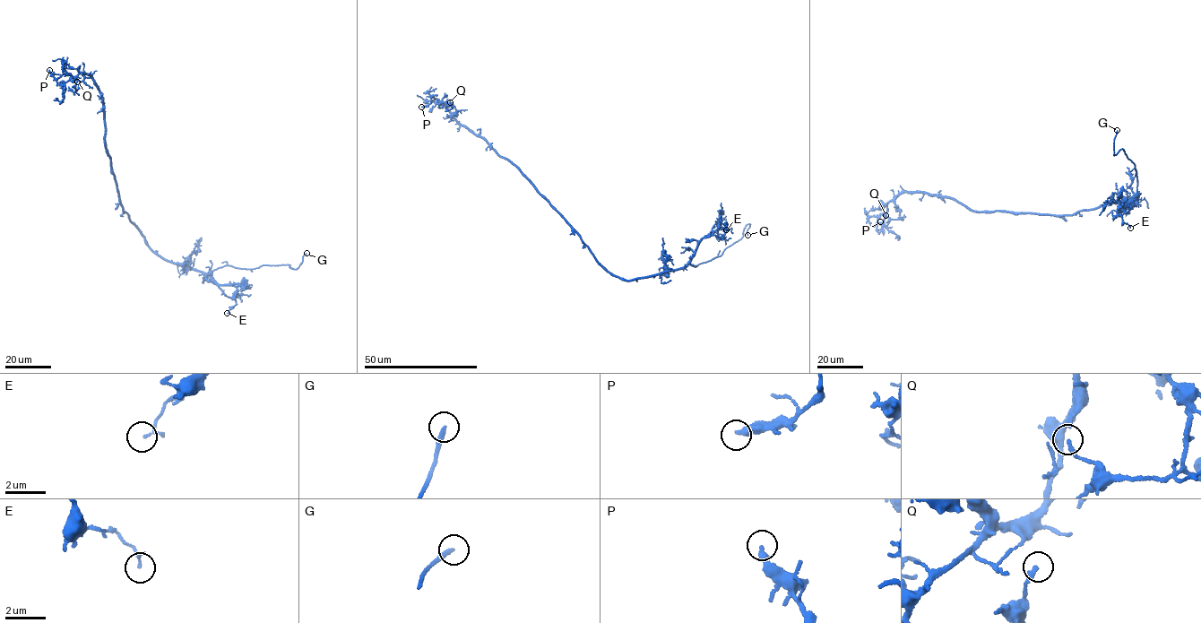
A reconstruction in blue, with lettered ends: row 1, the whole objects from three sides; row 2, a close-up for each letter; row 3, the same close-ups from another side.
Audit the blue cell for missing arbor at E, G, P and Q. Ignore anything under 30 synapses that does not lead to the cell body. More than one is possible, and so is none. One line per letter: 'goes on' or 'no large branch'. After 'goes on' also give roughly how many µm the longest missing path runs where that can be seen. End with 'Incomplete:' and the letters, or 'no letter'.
E: no large branch
G: goes on | 20 µm
P: no large branch
Q: no large branch
Incomplete: G

